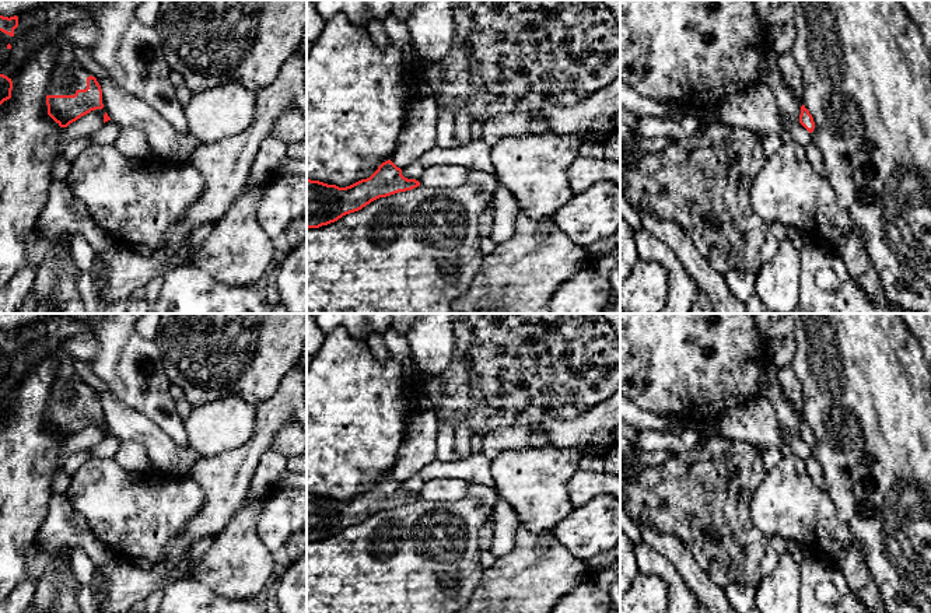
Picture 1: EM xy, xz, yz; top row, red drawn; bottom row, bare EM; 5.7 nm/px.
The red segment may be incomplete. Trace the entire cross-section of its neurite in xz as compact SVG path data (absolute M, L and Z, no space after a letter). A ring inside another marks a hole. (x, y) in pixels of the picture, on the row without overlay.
M391 473L382 476L367 493L339 501L307 493L307 542L319 542L354 526L371 515L420 500L402 488Z

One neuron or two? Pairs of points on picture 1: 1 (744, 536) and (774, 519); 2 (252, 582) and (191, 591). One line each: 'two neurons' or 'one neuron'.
1: two neurons
2: two neurons

